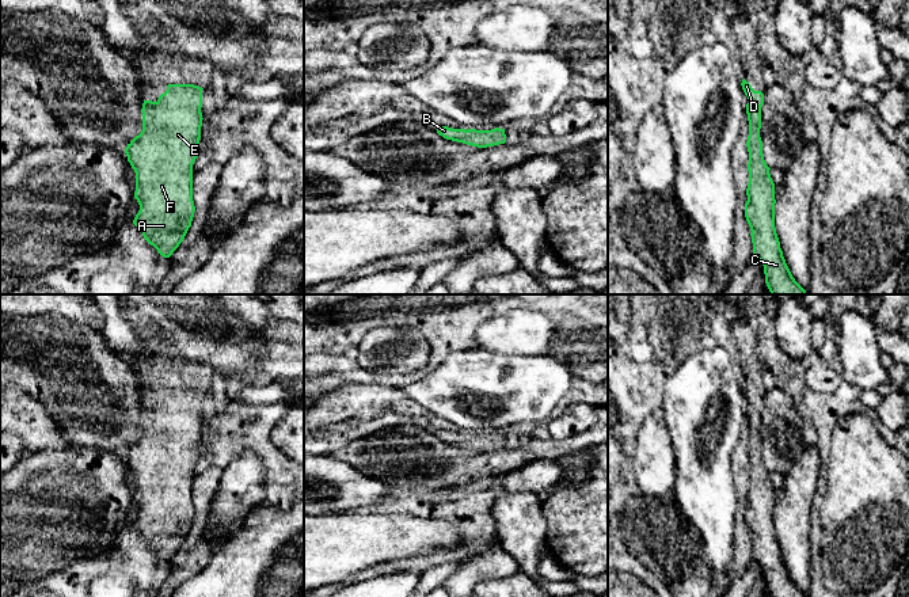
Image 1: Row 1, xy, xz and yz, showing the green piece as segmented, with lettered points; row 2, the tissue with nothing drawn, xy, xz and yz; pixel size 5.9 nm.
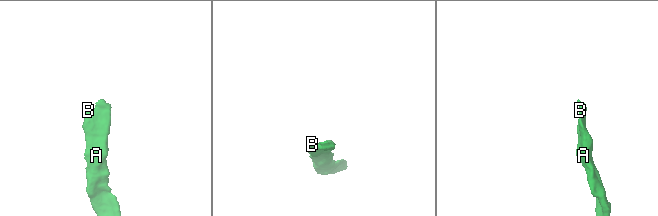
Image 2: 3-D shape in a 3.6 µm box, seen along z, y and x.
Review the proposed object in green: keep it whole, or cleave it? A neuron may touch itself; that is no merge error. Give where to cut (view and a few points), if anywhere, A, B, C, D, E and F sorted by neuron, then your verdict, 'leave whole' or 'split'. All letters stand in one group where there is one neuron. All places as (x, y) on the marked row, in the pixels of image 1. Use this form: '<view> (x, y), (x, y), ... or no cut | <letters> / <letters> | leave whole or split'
no cut | A B C D E F | leave whole

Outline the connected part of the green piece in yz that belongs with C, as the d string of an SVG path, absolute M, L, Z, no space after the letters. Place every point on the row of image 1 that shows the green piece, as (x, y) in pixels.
M745 79L741 85L749 99L746 104L749 183L745 217L752 231L753 255L764 266L765 284L771 294L806 294L806 290L795 281L786 263L775 228L775 183L769 174L771 168L764 160L760 137L764 94L754 91Z

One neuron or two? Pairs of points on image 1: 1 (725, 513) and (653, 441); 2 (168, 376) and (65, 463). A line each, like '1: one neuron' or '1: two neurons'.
1: two neurons
2: two neurons

